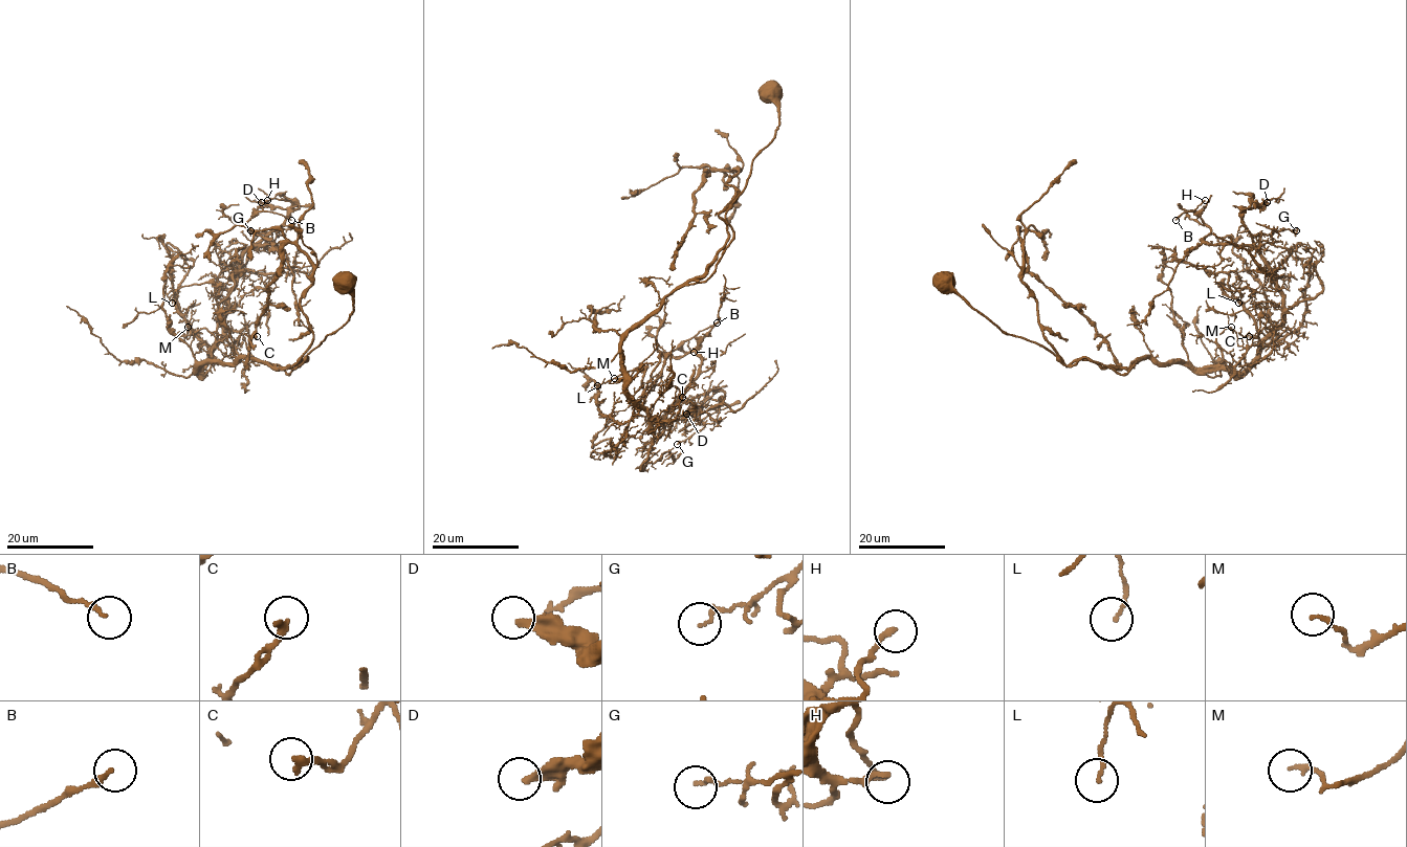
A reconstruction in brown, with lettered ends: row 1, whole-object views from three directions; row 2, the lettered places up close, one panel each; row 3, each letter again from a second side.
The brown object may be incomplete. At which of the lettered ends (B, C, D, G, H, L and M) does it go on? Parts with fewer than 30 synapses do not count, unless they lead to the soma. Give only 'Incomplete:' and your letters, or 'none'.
Incomplete: none

